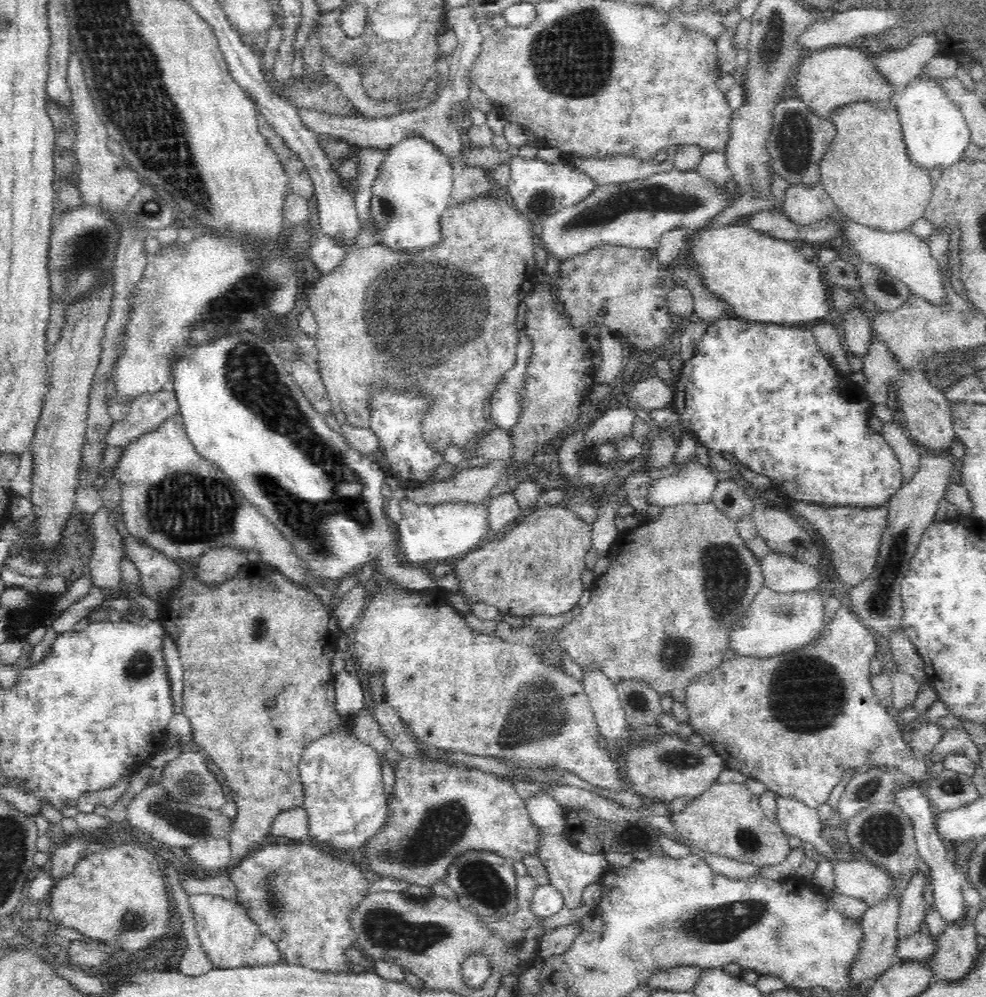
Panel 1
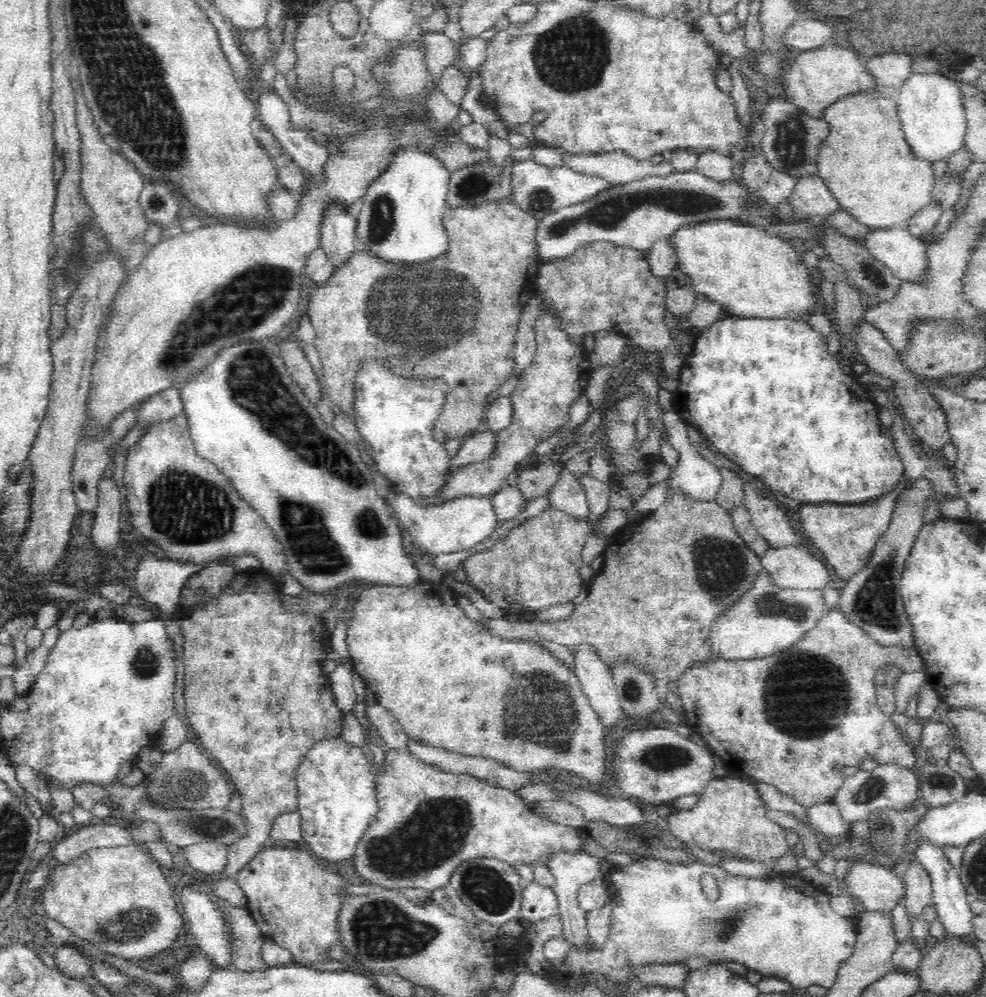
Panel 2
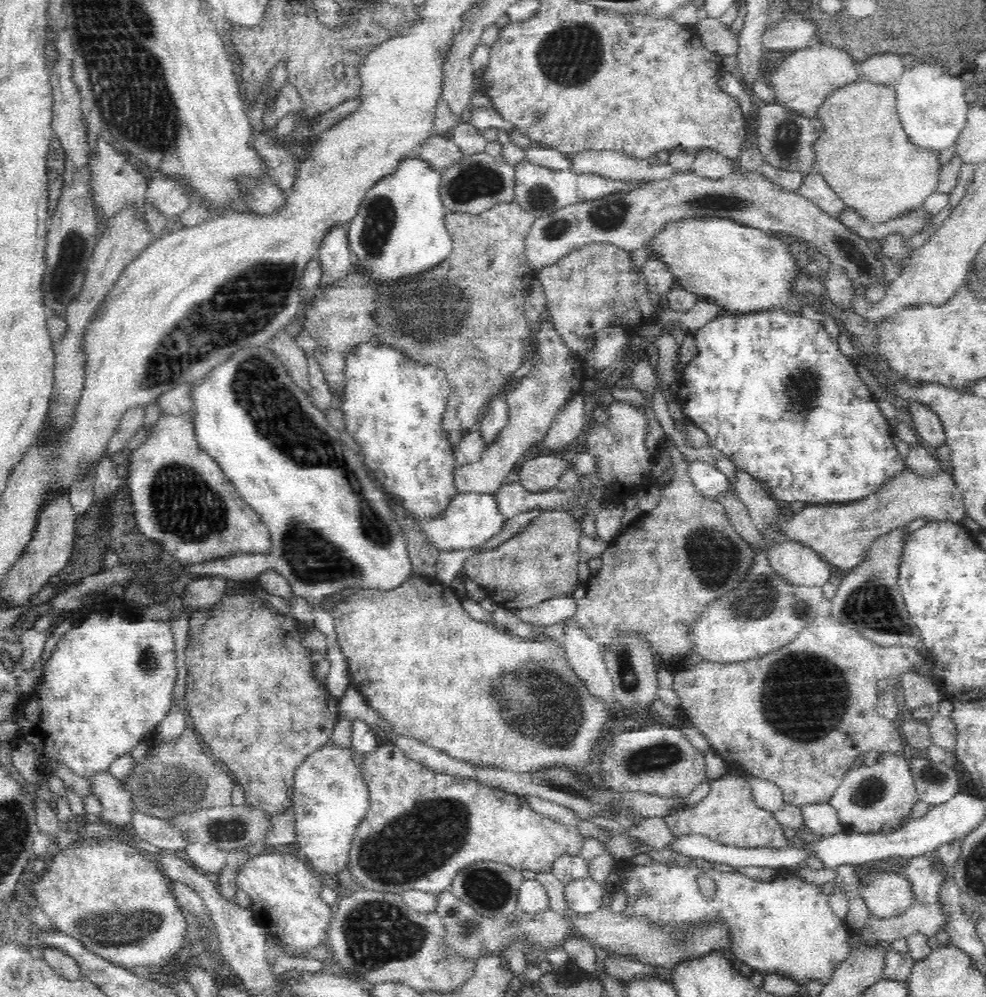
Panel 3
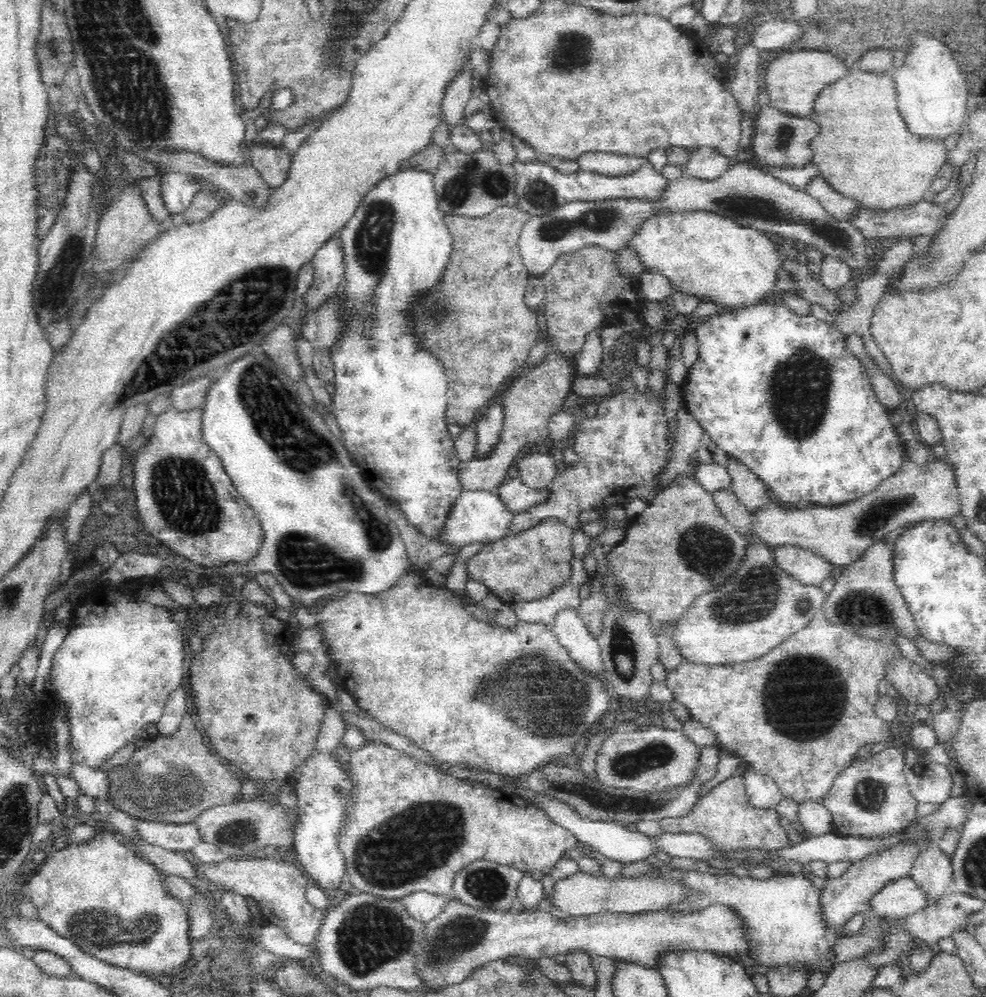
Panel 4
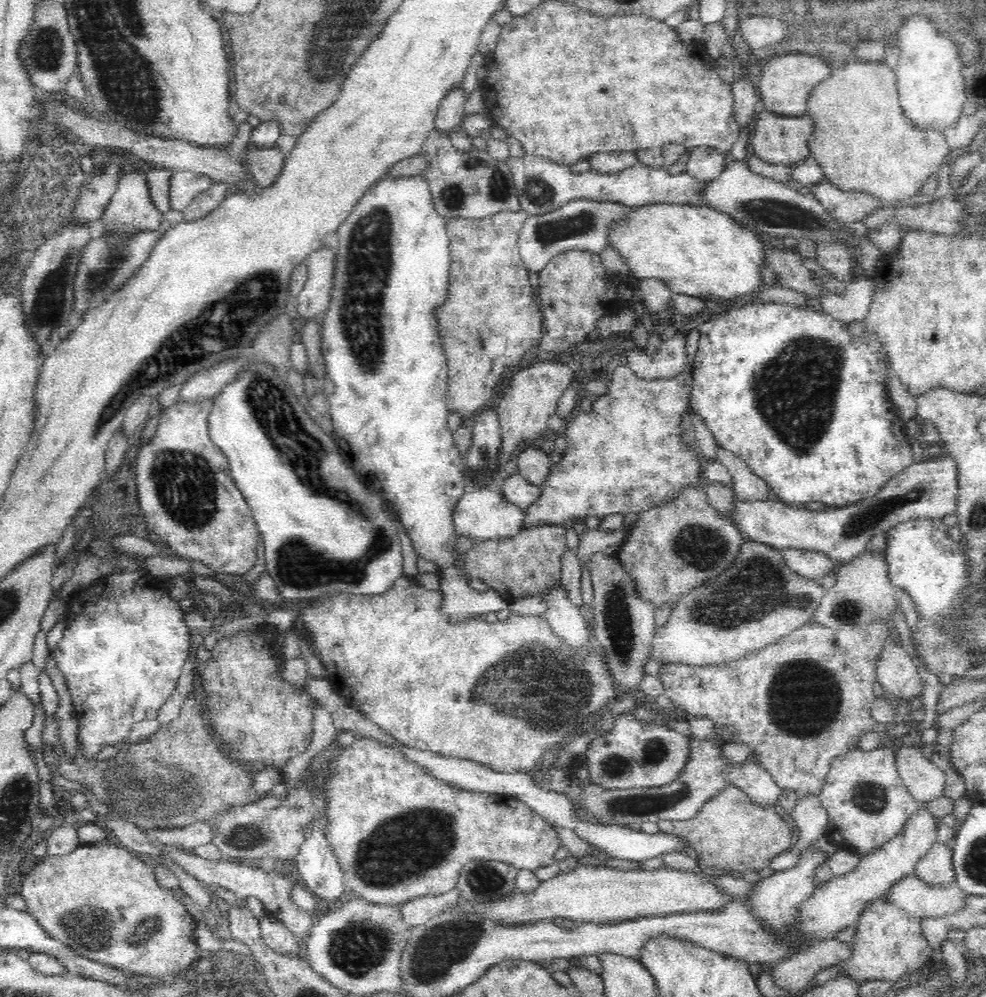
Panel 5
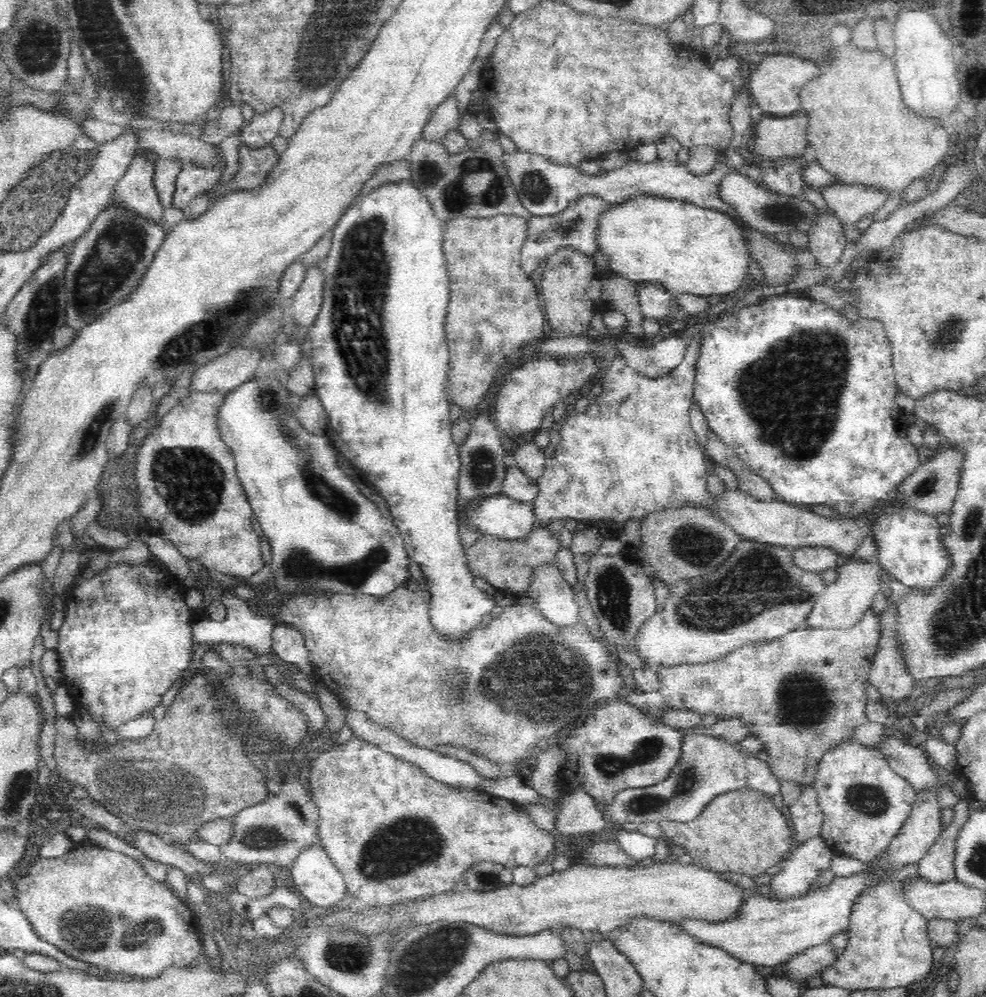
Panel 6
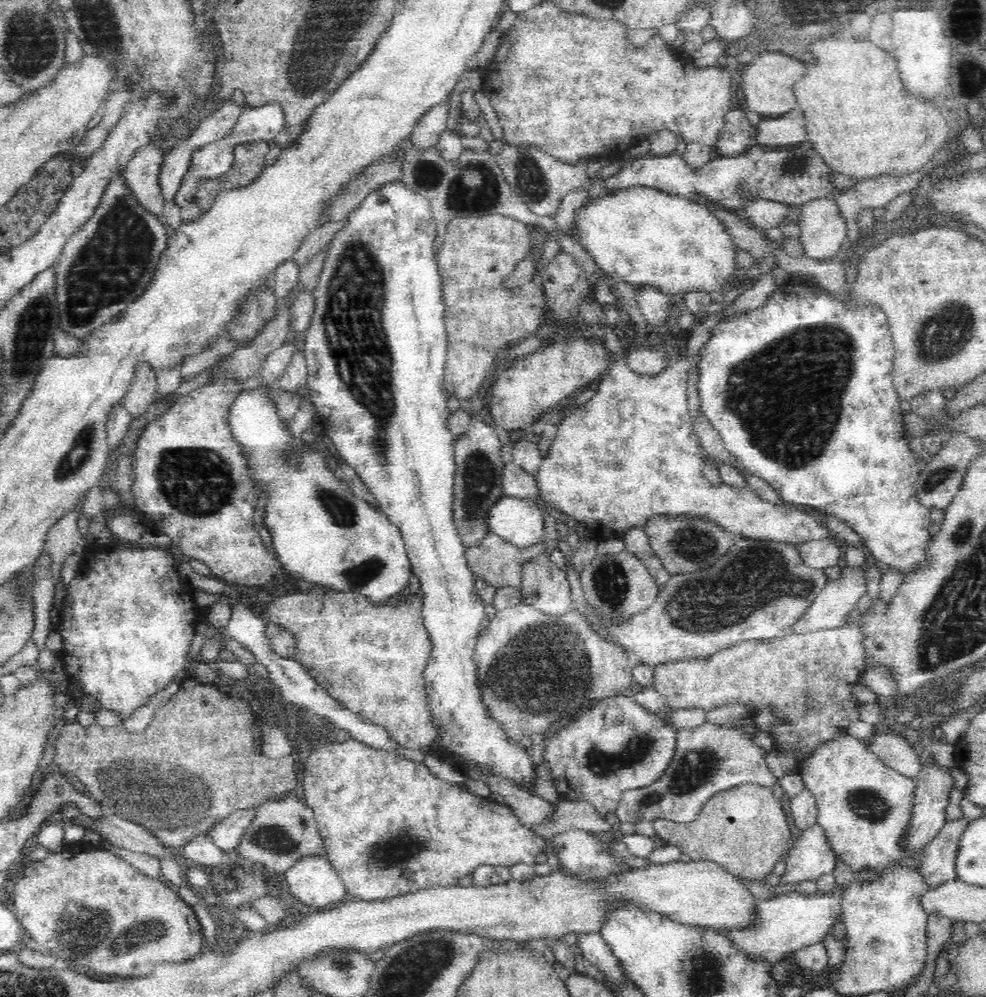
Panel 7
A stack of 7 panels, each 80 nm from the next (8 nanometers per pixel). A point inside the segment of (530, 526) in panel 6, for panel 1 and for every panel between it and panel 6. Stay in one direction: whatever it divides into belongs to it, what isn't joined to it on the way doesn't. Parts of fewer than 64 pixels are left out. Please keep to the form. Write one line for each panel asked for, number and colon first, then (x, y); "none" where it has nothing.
1: (427, 532)
2: (460, 523)
3: (471, 519)
4: (481, 516)
5: (485, 514)

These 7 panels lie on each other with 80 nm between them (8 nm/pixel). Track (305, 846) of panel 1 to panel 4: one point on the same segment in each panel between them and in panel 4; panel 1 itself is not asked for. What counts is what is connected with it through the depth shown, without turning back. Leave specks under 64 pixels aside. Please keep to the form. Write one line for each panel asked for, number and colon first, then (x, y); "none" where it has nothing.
2: (295, 900)
3: (285, 893)
4: (279, 888)

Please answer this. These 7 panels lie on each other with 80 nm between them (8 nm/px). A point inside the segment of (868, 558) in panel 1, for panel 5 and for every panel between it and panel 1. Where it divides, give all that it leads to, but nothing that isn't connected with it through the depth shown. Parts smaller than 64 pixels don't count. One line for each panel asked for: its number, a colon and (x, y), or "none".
2: (846, 535)
3: (841, 535)
4: (840, 534)
5: (929, 489)

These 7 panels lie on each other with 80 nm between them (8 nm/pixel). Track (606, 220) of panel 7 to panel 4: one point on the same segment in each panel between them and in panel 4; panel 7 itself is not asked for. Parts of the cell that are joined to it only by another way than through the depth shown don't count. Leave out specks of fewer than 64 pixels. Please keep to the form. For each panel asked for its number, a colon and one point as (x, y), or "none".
4: (707, 255)
5: (695, 250)
6: (684, 248)

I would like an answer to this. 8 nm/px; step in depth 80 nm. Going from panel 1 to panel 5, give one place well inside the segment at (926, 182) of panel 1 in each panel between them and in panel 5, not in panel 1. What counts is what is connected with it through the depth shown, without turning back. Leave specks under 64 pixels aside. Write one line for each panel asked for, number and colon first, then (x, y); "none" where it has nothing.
2: (866, 162)
3: (864, 154)
4: (864, 149)
5: (864, 142)

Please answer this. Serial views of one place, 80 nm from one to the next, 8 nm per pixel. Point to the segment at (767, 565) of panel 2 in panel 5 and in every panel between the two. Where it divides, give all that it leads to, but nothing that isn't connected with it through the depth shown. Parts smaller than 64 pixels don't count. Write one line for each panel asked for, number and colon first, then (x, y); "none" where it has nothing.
3: (794, 562)
4: (803, 565)
5: (811, 564)

